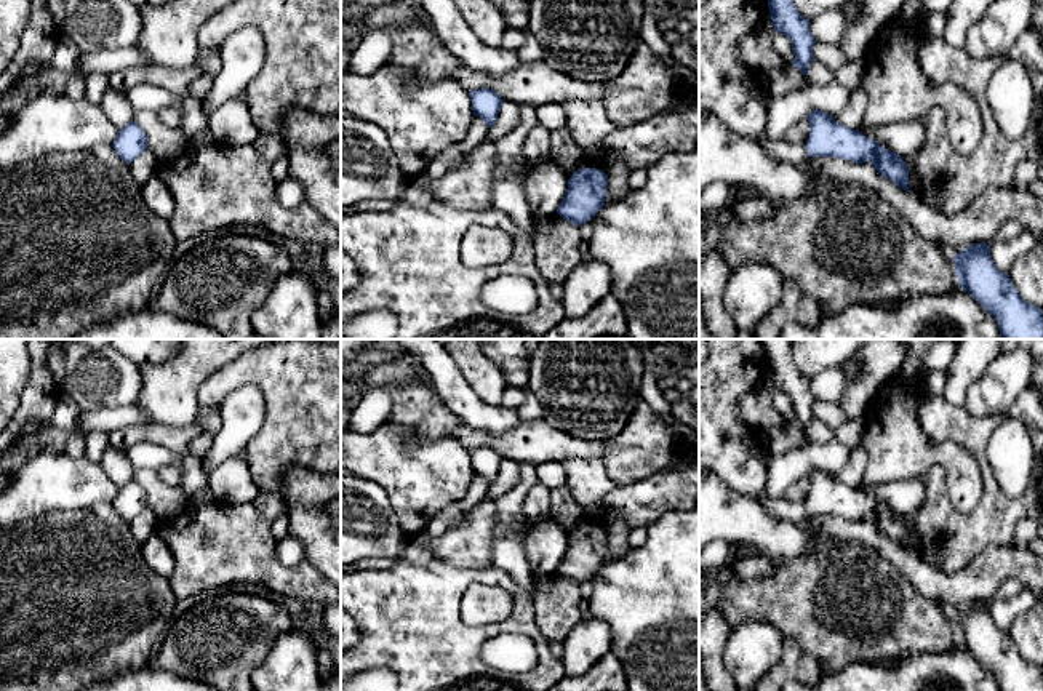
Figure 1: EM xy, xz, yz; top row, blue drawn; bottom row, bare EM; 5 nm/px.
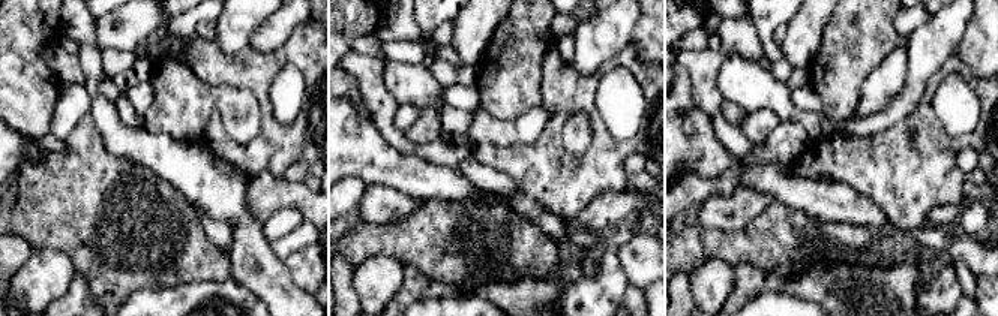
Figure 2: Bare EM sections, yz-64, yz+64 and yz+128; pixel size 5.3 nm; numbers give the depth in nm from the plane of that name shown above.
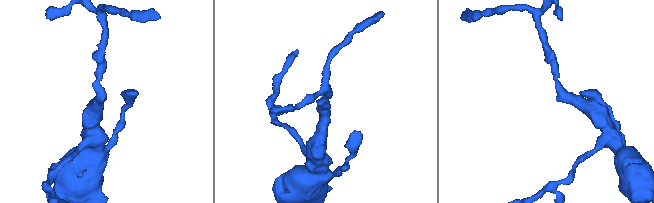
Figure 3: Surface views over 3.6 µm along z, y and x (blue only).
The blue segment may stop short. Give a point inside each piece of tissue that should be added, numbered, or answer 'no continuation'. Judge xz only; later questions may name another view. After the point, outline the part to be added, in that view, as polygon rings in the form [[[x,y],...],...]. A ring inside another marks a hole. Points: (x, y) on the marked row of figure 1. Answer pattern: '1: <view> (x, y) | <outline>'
no continuation

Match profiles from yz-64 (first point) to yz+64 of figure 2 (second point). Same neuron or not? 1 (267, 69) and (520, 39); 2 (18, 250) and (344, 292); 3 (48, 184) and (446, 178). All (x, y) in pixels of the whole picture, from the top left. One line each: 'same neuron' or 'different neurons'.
1: different neurons
2: same neuron
3: different neurons

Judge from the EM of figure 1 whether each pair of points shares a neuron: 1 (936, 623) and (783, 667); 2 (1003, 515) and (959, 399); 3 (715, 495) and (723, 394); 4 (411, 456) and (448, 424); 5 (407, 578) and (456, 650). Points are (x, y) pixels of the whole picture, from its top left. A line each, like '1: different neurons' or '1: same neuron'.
1: different neurons
2: different neurons
3: different neurons
4: different neurons
5: same neuron

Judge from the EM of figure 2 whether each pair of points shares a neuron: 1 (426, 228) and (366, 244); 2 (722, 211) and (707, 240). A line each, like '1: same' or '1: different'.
1: same
2: different

